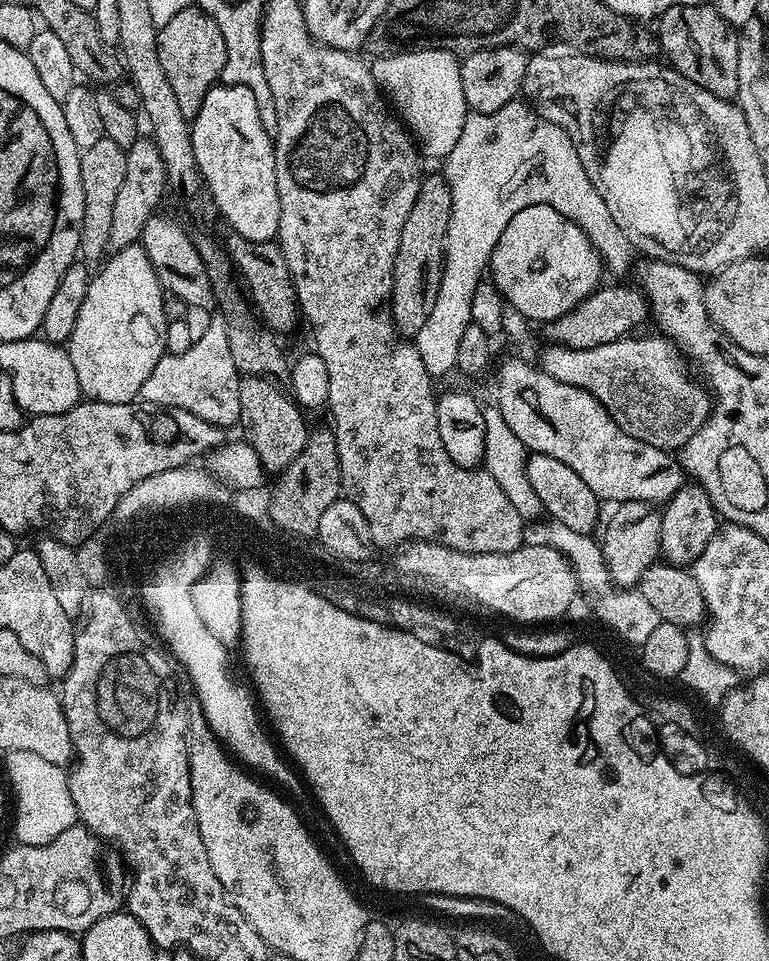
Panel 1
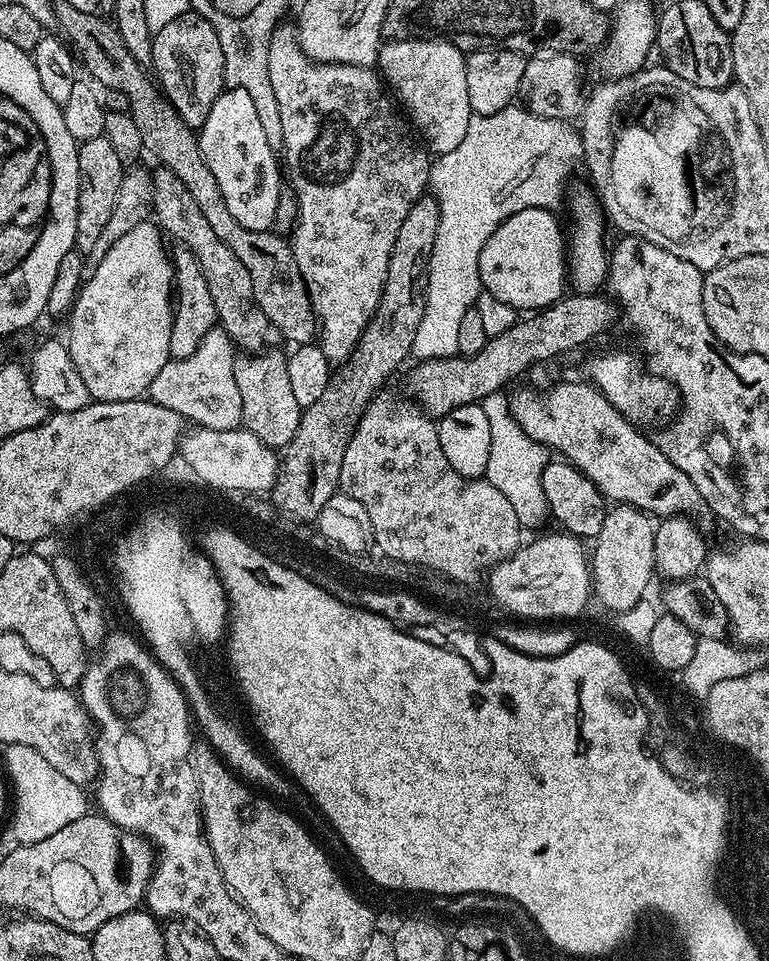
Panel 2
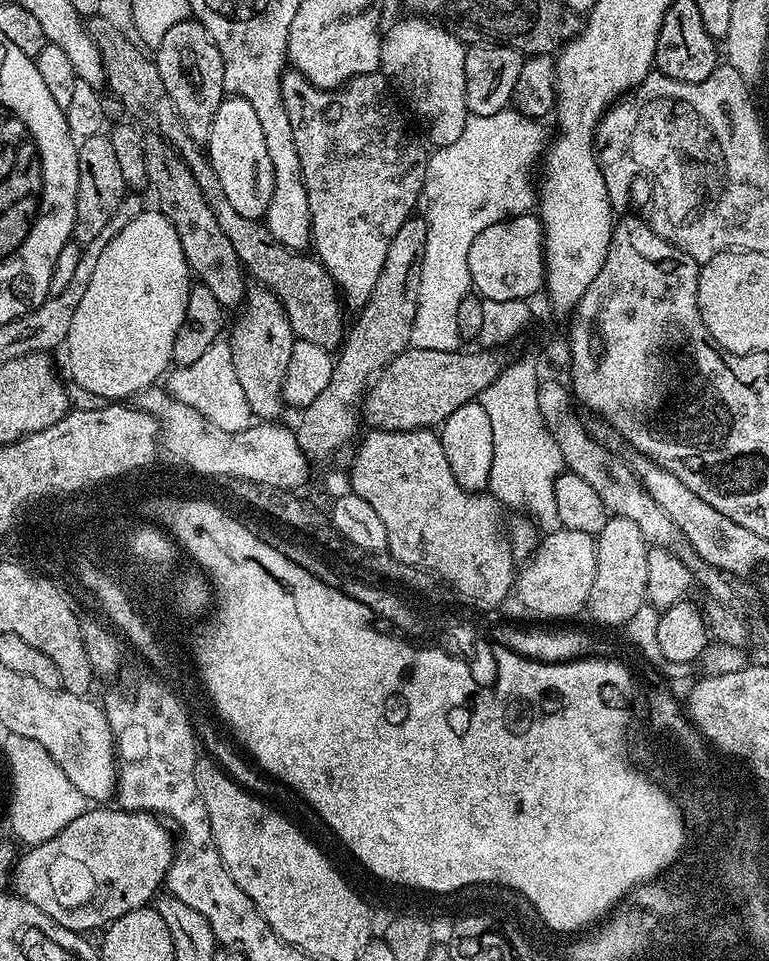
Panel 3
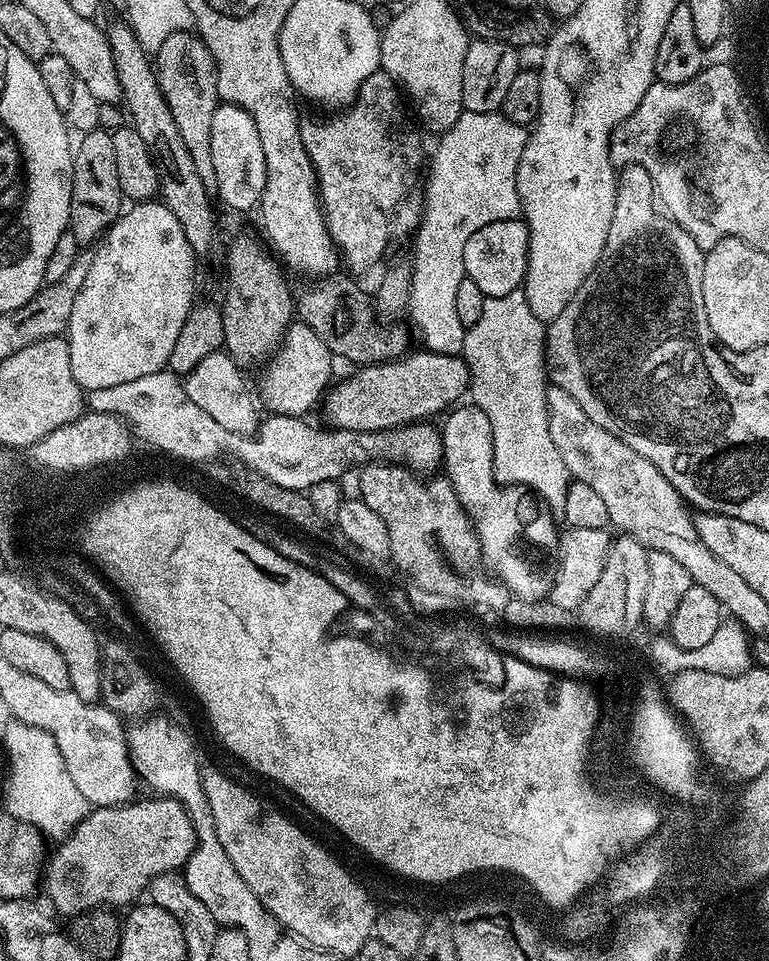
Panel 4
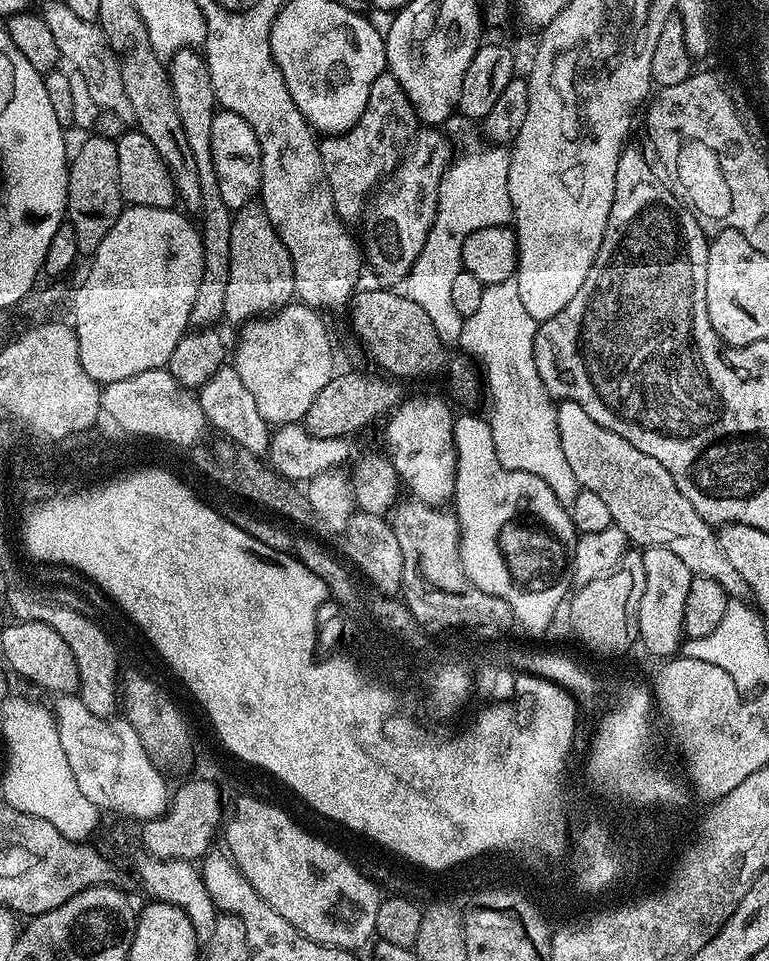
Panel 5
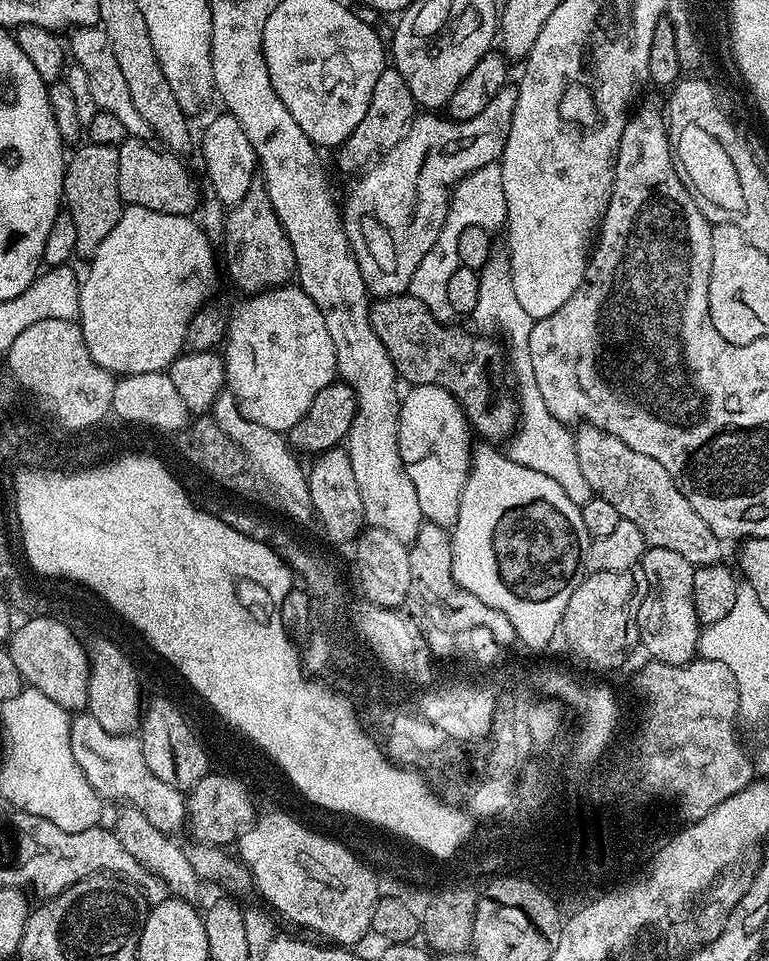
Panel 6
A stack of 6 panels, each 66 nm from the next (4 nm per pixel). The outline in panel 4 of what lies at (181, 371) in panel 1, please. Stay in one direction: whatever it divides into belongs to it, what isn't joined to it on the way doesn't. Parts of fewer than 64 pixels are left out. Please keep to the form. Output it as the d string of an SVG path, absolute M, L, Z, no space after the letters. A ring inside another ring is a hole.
M221 350L206 354L206 358L202 358L202 362L198 362L198 366L194 366L194 370L183 377L182 383L190 402L197 404L201 410L206 410L206 414L210 414L218 426L234 434L251 436L260 427L262 416L261 413L256 413L257 397L253 389L252 392L248 389L243 375L245 373L240 365L233 362L227 351Z

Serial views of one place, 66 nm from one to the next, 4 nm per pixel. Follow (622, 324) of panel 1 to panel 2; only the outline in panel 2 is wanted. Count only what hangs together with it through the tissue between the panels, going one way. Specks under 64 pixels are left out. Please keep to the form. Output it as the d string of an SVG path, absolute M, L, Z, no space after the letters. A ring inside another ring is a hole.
M568 294L556 304L529 316L532 316L529 320L517 319L501 336L488 339L478 354L419 361L408 376L408 388L413 392L415 404L427 416L439 418L450 414L450 410L458 410L458 406L481 403L490 394L507 389L507 384L515 376L522 375L531 364L572 352L602 335L618 320L618 308L604 294Z

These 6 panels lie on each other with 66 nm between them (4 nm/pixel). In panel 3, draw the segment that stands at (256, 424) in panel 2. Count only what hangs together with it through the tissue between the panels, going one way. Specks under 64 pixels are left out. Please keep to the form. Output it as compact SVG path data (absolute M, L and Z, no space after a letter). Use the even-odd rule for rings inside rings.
M249 287L238 315L240 317L230 324L232 336L227 337L230 354L234 358L234 374L238 374L238 383L246 393L246 402L250 402L253 417L260 422L279 421L280 411L286 408L283 398L284 378L297 339L292 335L292 327L284 308L269 288Z

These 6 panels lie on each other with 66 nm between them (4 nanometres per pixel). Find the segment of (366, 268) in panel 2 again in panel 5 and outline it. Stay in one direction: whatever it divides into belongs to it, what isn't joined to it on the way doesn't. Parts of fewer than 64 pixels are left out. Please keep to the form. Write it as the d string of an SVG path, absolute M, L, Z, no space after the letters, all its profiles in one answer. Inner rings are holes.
M384 71L381 76L374 78L366 110L356 125L339 136L325 135L319 141L322 166L326 170L330 194L341 220L353 222L363 217L366 201L395 173L417 131L416 111L410 98L406 98L406 90L398 86L398 78Z

